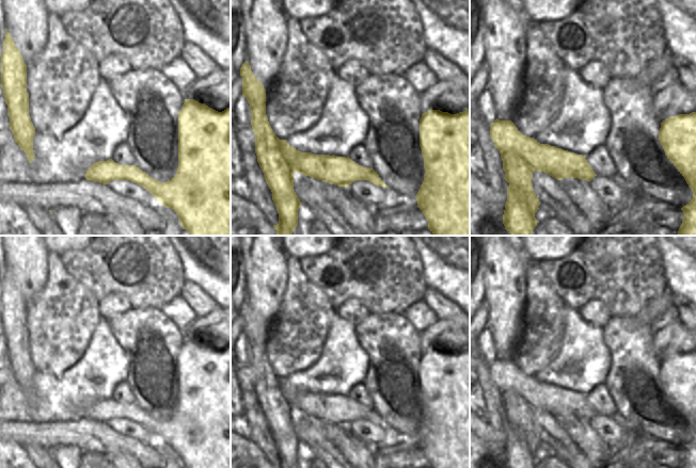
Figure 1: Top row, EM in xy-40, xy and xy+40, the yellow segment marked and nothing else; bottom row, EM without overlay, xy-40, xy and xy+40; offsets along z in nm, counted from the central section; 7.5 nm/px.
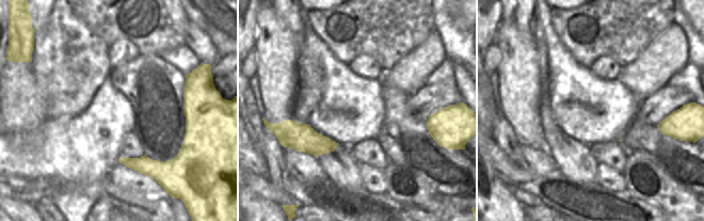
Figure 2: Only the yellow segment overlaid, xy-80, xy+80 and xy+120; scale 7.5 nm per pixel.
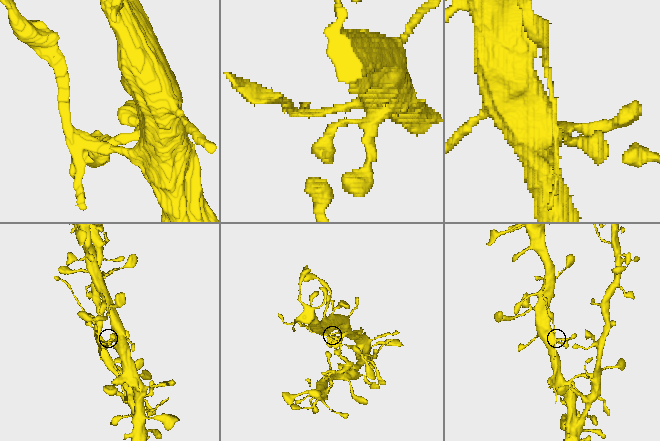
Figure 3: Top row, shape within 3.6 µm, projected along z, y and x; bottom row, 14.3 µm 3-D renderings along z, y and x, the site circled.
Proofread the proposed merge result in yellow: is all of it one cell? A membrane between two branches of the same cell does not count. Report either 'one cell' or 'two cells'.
two cells

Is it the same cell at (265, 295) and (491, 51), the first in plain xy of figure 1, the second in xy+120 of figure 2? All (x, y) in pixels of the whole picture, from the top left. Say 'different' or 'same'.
different

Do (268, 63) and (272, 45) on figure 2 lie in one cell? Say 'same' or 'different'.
same

